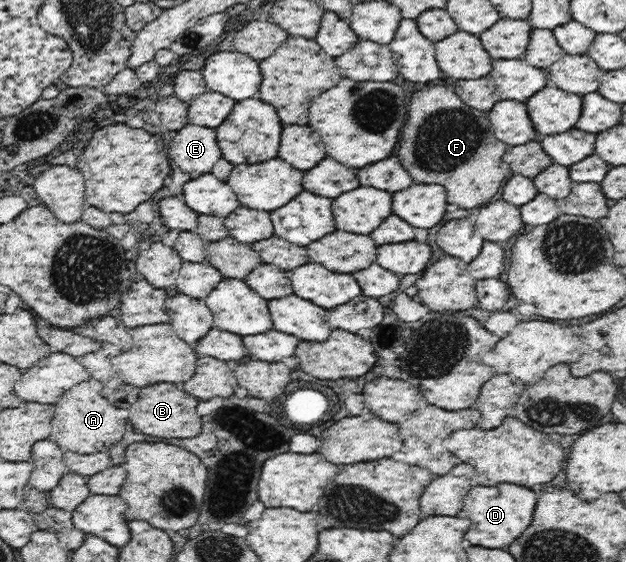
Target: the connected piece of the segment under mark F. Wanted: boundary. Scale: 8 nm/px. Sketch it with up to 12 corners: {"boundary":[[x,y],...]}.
{"boundary":[[412,93],[396,157],[448,201],[488,203],[508,148],[487,112]]}

